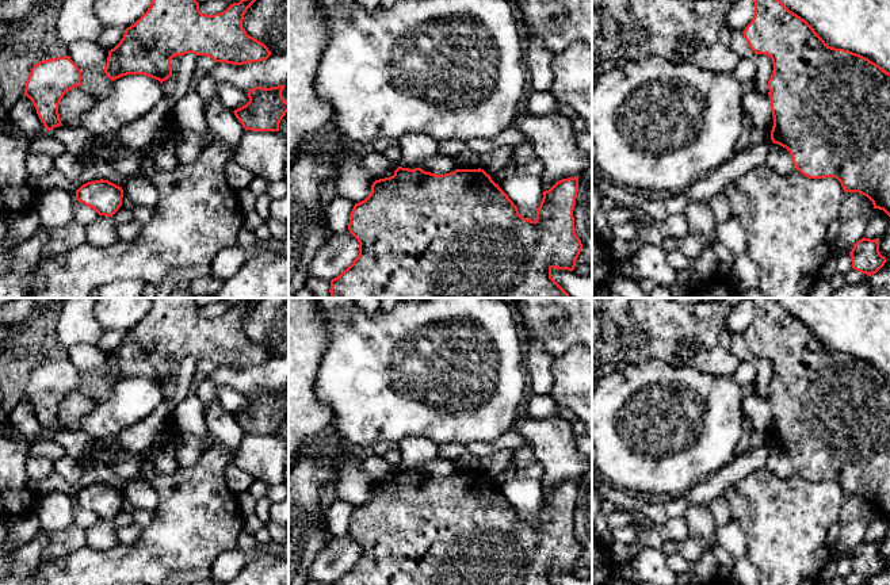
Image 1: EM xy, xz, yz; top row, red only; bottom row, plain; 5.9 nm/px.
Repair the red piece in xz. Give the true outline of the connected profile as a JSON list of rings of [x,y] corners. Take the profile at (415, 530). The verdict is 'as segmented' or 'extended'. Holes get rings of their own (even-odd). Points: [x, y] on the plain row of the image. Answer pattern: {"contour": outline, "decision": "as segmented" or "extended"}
{"contour": [[[398,470],[393,479],[375,483],[370,498],[355,506],[348,534],[359,546],[359,558],[331,585],[555,585],[551,573],[573,574],[582,552],[574,535],[577,496],[578,479],[557,485],[543,494],[536,523],[531,524],[519,517],[508,498],[481,471],[436,478]]], "decision": "as segmented"}

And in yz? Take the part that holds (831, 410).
{"contour": [[[752,298],[752,302],[755,320],[742,337],[756,358],[768,359],[774,367],[768,383],[772,446],[790,455],[797,474],[803,479],[834,481],[844,496],[867,500],[874,512],[890,520],[890,376],[860,358],[828,349],[805,322],[790,314],[775,298]]], "decision": "as segmented"}

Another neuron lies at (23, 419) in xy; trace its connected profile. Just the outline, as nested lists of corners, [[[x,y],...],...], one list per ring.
[[[26,398],[14,408],[9,414],[9,422],[19,437],[31,443],[49,436],[41,425],[33,405]]]

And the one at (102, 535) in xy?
[[[98,519],[93,525],[84,531],[85,546],[98,551],[110,550],[119,544],[116,531],[112,520]]]

